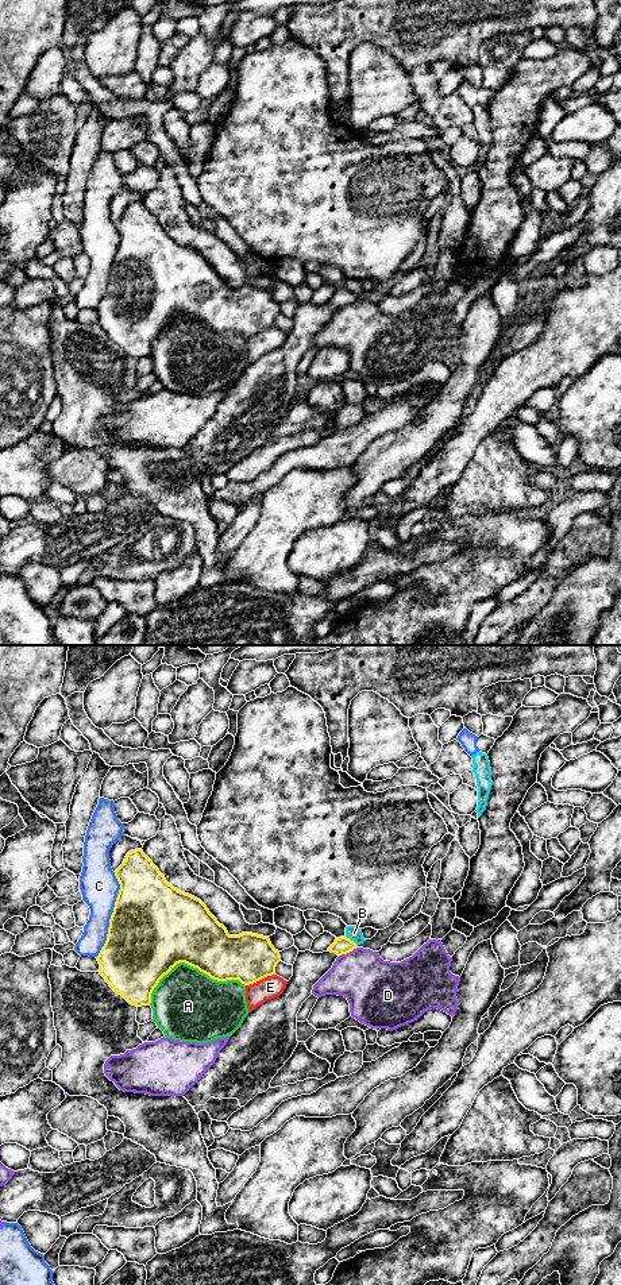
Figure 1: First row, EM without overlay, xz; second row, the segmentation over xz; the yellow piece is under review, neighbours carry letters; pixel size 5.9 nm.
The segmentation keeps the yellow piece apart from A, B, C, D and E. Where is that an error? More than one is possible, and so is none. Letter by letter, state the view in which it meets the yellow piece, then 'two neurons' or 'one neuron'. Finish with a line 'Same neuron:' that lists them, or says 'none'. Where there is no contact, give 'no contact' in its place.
A: contact in xz; two neurons
B: contact in xz; two neurons
C: contact in xz; two neurons
D: contact in xz; two neurons
E: contact in xz; two neurons
Same neuron: none

